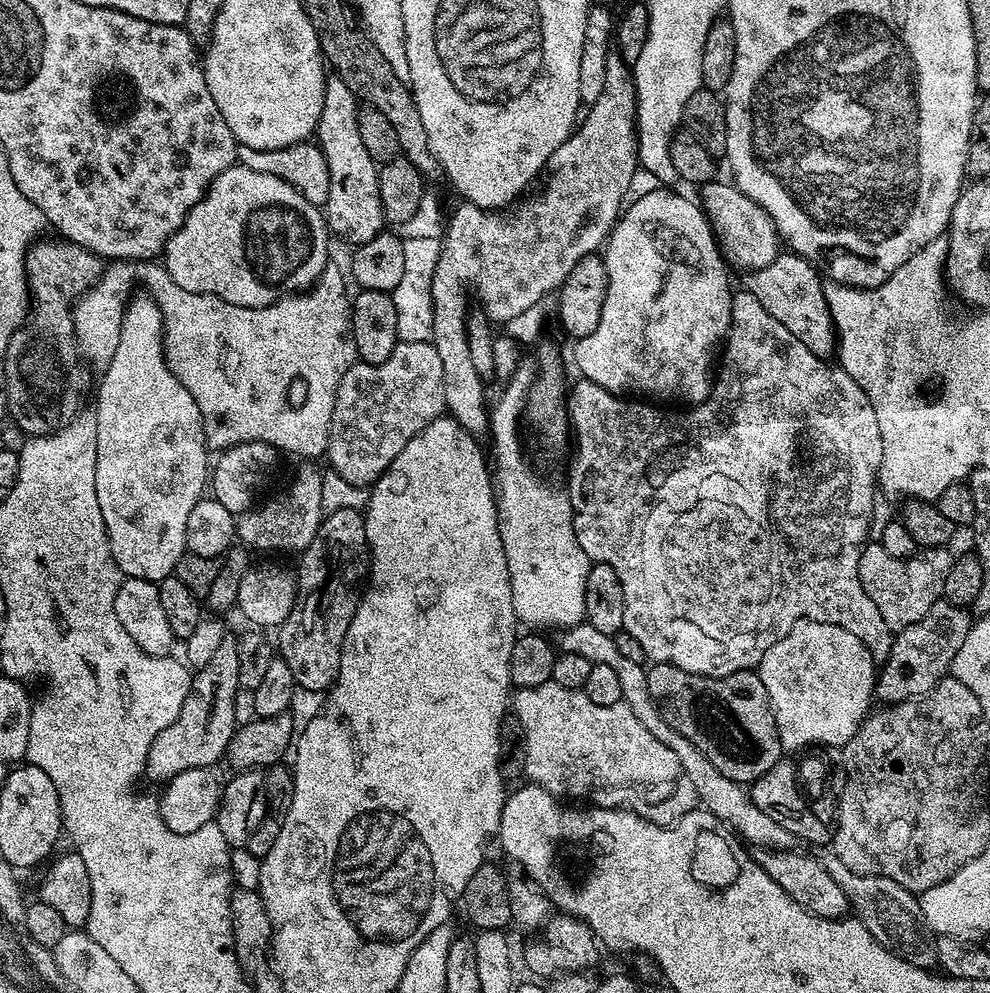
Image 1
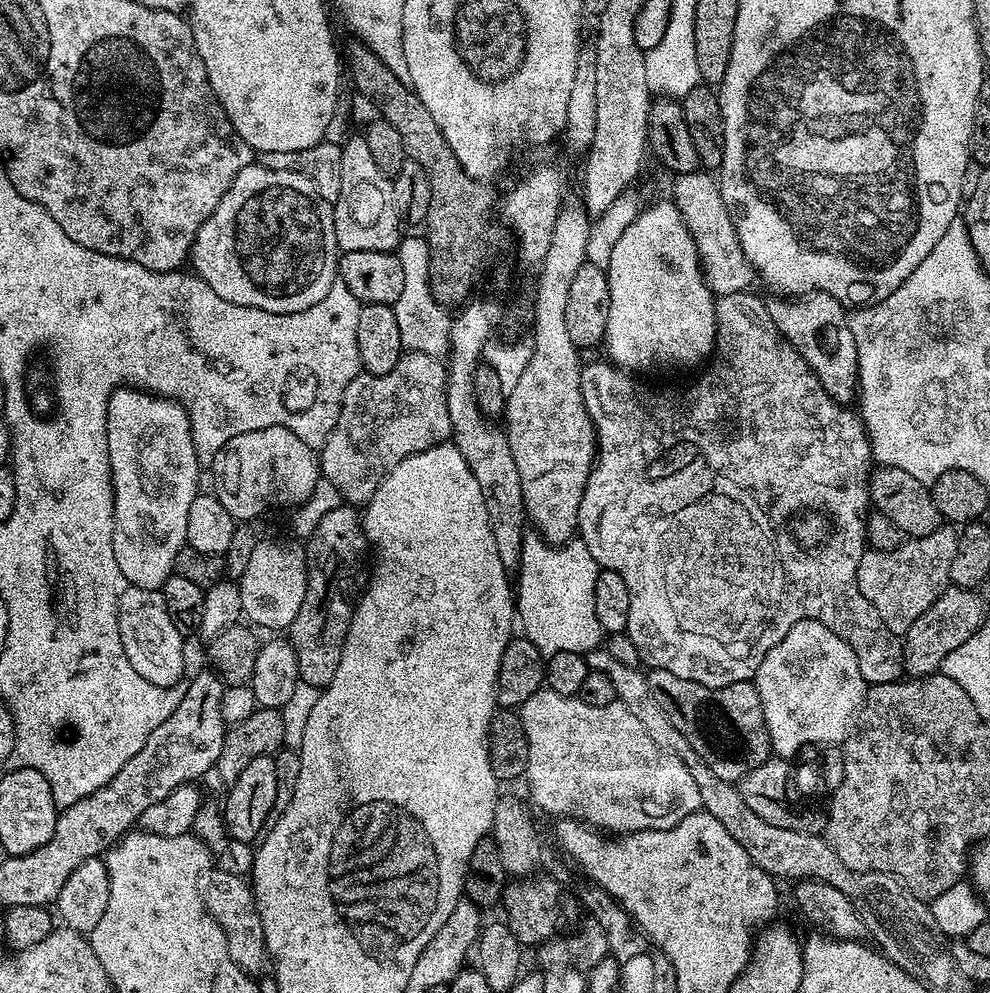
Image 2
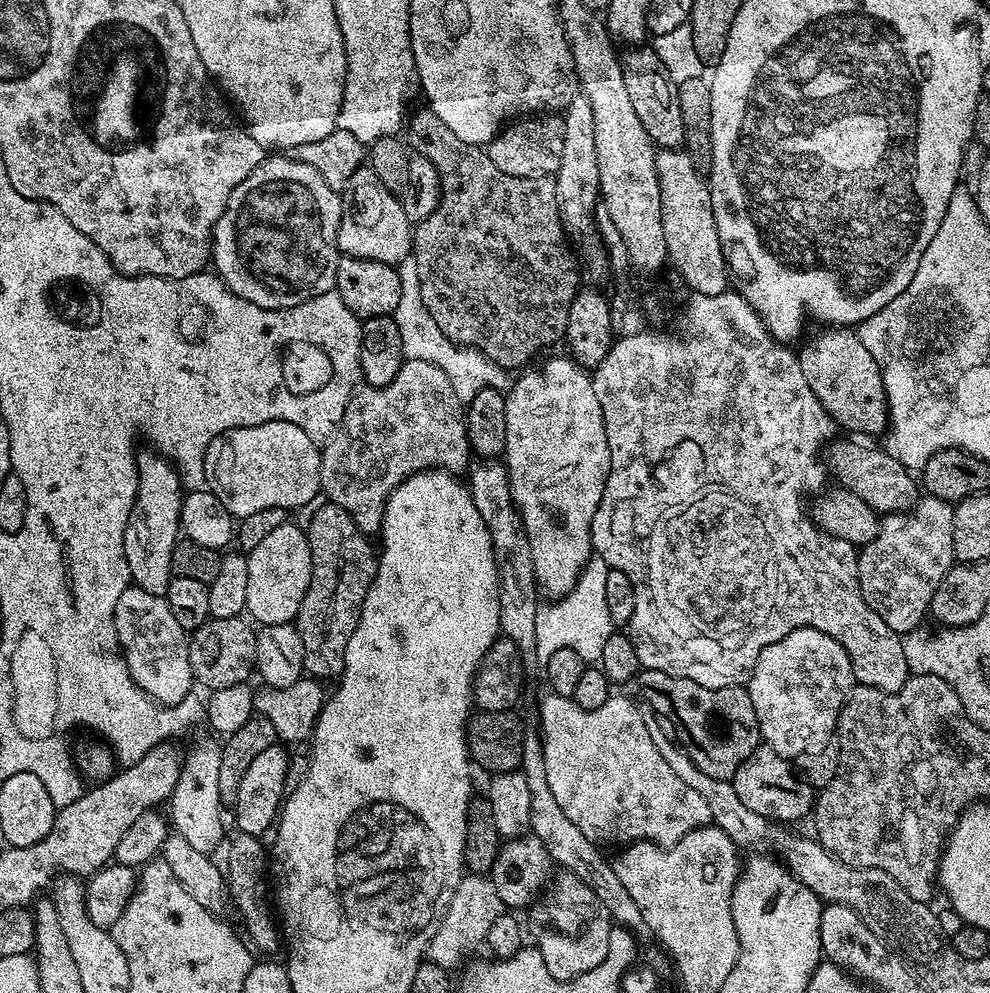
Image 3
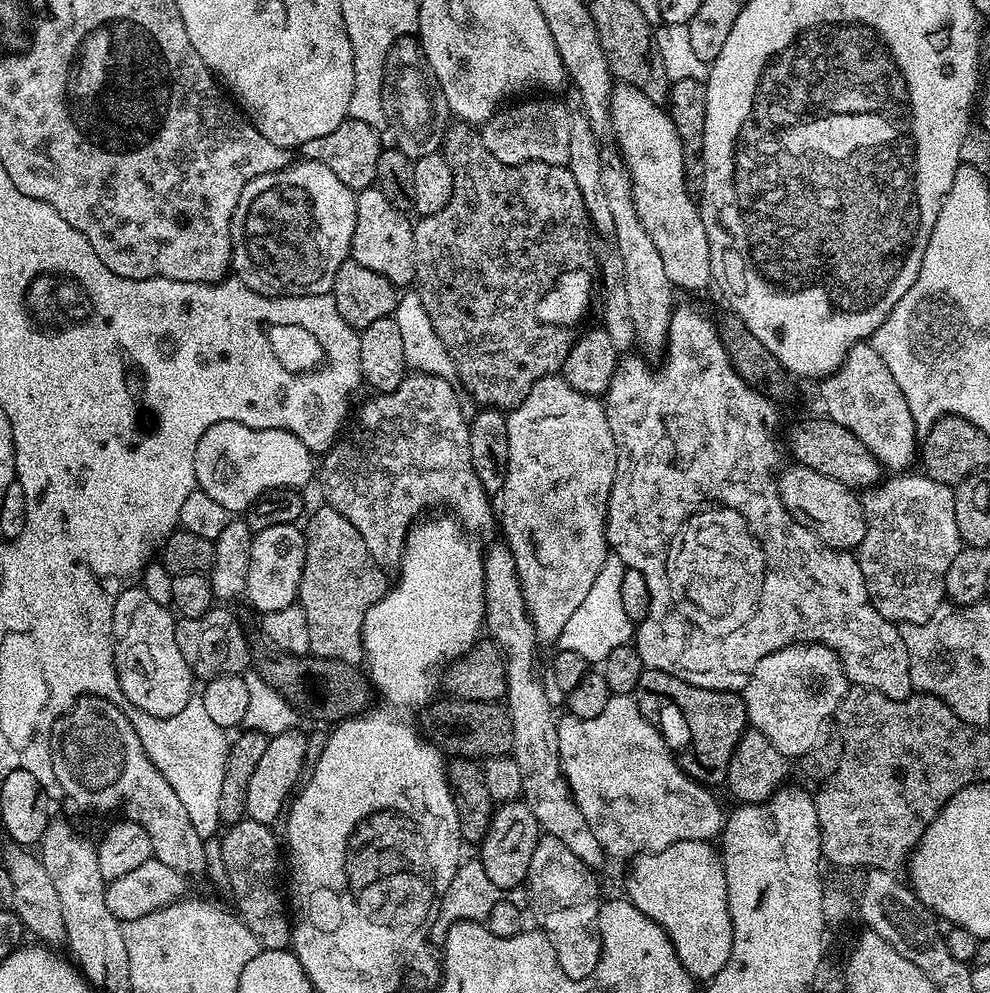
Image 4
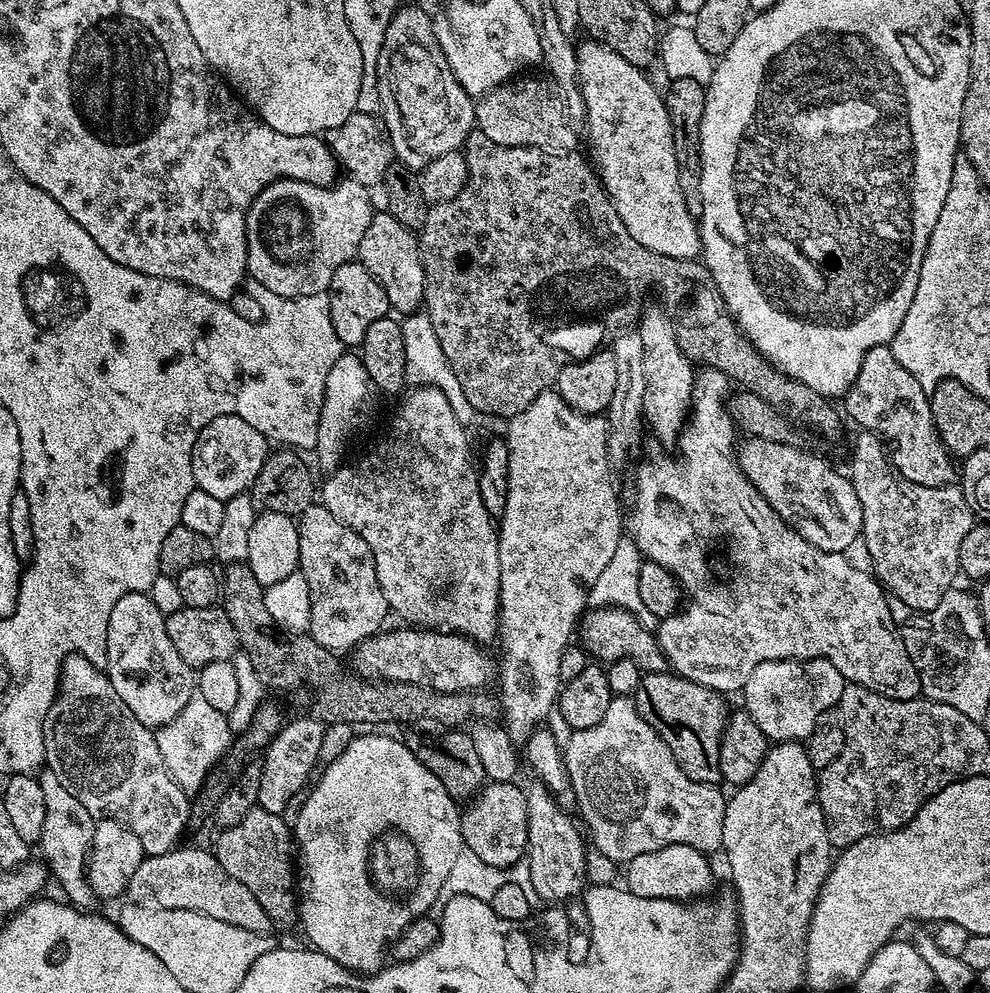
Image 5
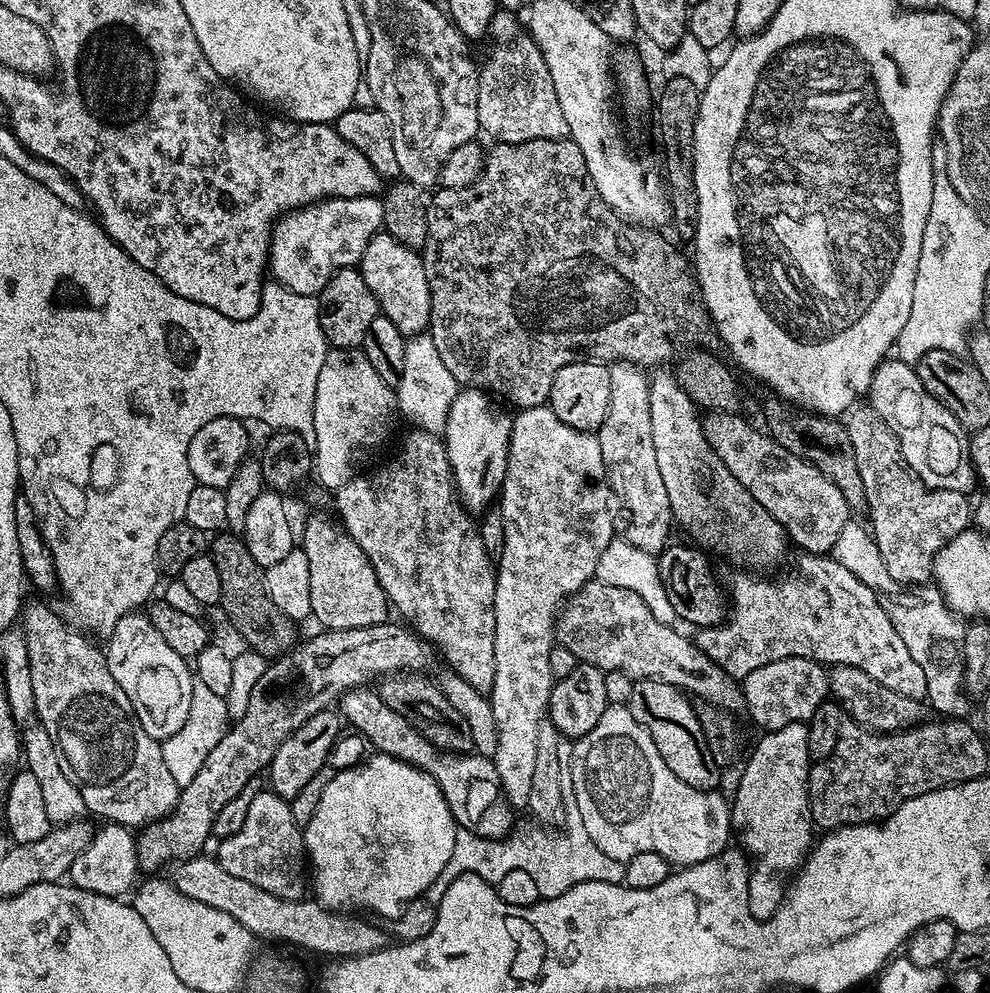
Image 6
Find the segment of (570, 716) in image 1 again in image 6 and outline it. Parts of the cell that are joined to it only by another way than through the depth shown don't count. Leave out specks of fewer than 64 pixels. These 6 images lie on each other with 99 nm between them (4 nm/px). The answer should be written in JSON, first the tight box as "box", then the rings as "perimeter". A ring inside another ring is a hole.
{"box":[572,706,733,866],"perimeter":[[[610,706],[598,718],[598,726],[590,734],[579,737],[572,748],[573,796],[576,799],[582,823],[590,834],[590,839],[607,857],[627,862],[638,854],[658,854],[672,866],[701,864],[719,856],[729,847],[728,835],[733,835],[732,809],[727,799],[723,800],[719,791],[698,790],[686,786],[658,754],[654,738],[634,718],[626,706]]]}

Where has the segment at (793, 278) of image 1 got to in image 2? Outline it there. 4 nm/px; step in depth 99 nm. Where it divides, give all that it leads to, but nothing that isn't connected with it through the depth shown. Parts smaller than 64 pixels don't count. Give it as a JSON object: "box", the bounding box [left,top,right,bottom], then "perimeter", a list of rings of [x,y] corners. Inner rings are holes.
{"box":[767,292,860,404],"perimeter":[[[806,292],[798,296],[788,296],[787,298],[772,298],[767,301],[768,313],[778,326],[778,330],[802,354],[802,358],[814,370],[818,382],[839,404],[848,404],[857,395],[860,379],[858,378],[858,346],[854,342],[854,334],[848,325],[850,316],[845,305],[835,300],[830,294],[825,292]]]}

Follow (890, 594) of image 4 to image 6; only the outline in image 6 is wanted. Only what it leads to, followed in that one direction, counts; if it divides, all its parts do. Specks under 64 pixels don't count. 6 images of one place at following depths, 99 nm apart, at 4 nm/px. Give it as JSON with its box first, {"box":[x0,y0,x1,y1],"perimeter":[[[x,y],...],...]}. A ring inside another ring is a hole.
{"box":[846,407,973,586],"perimeter":[[[857,407],[847,417],[846,427],[854,446],[858,474],[862,474],[862,486],[866,486],[866,515],[872,519],[870,531],[876,537],[890,578],[905,586],[927,585],[933,579],[932,567],[938,550],[969,527],[973,505],[968,505],[965,493],[925,486],[904,463],[900,443],[890,426],[872,407],[863,407]]]}

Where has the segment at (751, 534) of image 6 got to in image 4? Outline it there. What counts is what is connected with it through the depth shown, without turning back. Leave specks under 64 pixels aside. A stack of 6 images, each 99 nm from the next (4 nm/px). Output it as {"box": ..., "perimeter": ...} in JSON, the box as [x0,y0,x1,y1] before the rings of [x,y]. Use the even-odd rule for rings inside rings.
{"box":[600,146,676,350],"perimeter":[[[609,146],[600,152],[600,184],[604,187],[601,188],[602,194],[609,201],[614,219],[613,241],[624,263],[627,297],[637,343],[650,350],[663,349],[667,343],[672,311],[676,307],[676,301],[673,300],[676,292],[667,277],[658,248],[638,218],[632,198],[632,179],[624,159],[615,147]]]}

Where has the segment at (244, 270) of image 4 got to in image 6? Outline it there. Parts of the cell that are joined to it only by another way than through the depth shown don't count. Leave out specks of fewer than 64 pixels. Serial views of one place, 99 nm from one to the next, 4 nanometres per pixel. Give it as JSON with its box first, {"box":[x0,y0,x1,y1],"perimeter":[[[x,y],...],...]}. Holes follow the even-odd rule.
{"box":[268,195,385,297],"perimeter":[[[375,195],[325,198],[281,215],[268,246],[268,268],[277,285],[303,296],[319,297],[326,282],[342,268],[356,268],[366,246],[385,227],[384,201]]]}

